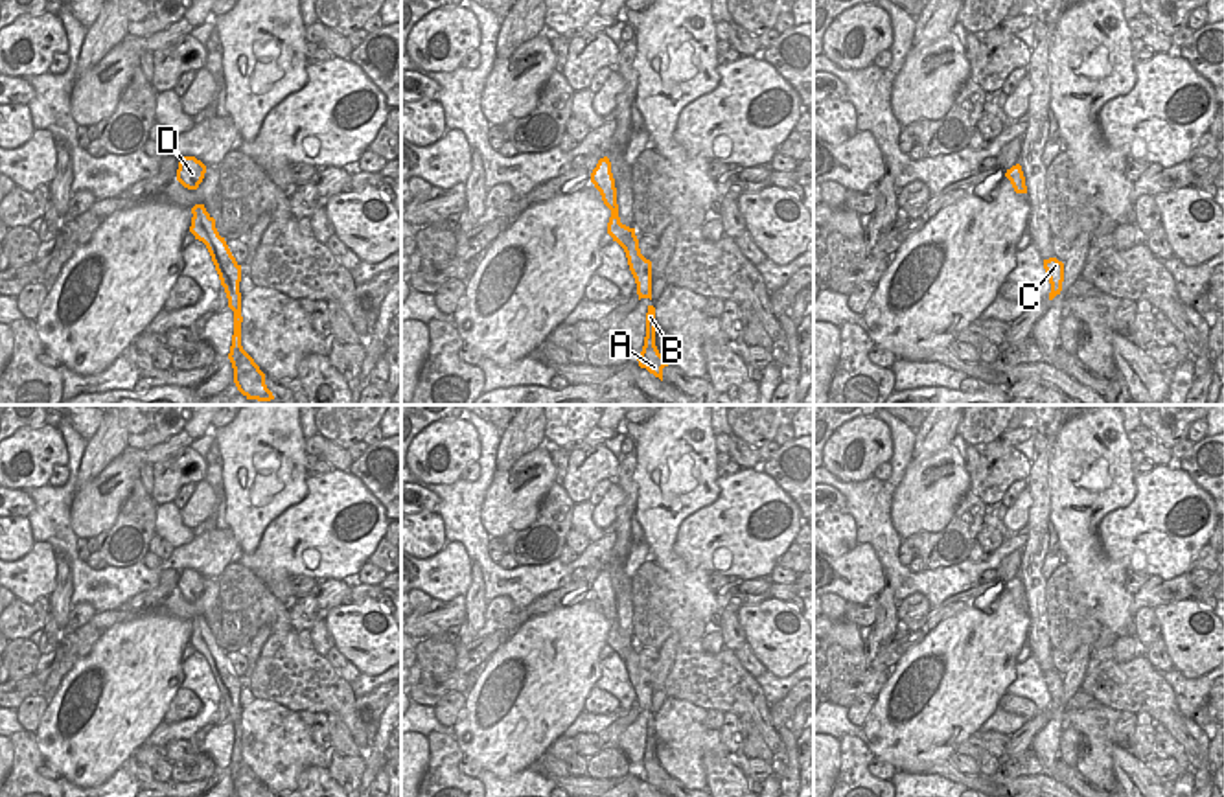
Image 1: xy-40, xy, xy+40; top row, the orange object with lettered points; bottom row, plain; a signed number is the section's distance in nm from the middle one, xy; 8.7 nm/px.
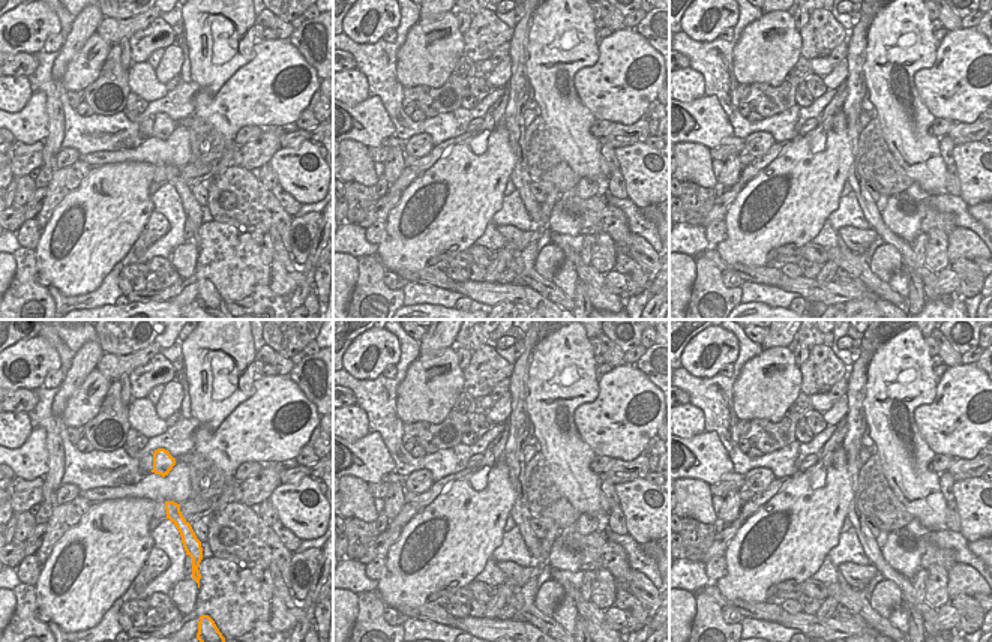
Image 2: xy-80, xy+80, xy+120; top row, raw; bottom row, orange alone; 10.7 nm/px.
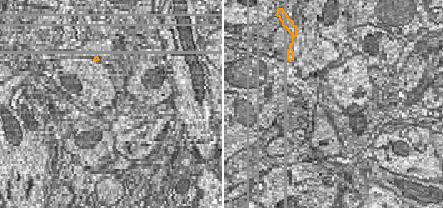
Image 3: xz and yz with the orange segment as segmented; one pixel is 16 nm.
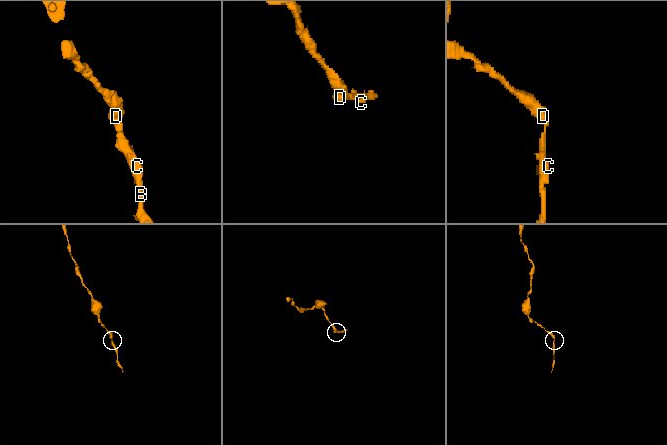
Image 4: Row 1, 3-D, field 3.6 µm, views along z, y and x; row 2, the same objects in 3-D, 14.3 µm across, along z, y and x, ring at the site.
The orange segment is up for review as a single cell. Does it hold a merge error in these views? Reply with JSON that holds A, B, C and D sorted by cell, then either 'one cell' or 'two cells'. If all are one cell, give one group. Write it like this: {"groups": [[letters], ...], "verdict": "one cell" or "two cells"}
{"groups": [["A", "B", "C", "D"]], "verdict": "one cell"}

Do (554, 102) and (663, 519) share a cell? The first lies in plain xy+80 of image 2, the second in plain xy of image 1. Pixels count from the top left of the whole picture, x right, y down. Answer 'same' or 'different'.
same

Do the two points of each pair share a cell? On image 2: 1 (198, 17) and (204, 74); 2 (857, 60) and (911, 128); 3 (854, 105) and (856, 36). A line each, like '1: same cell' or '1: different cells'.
1: same cell
2: different cells
3: same cell

